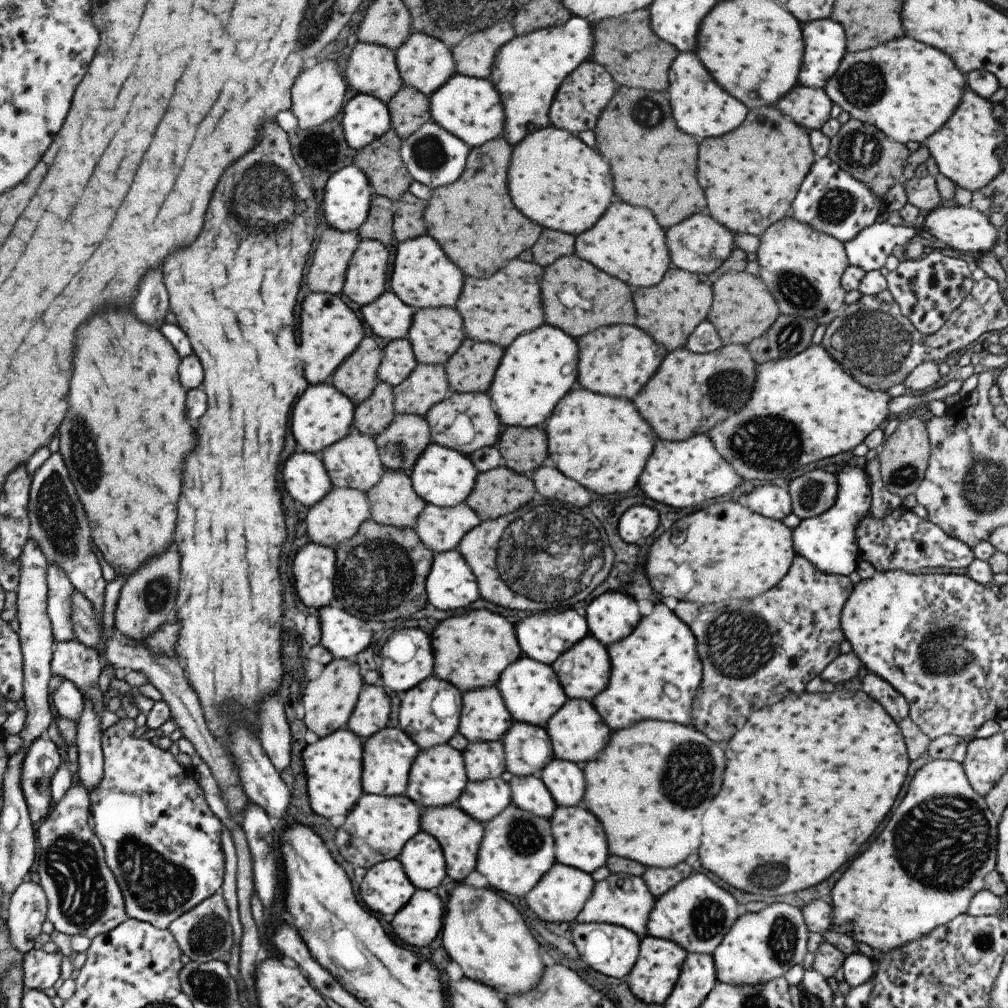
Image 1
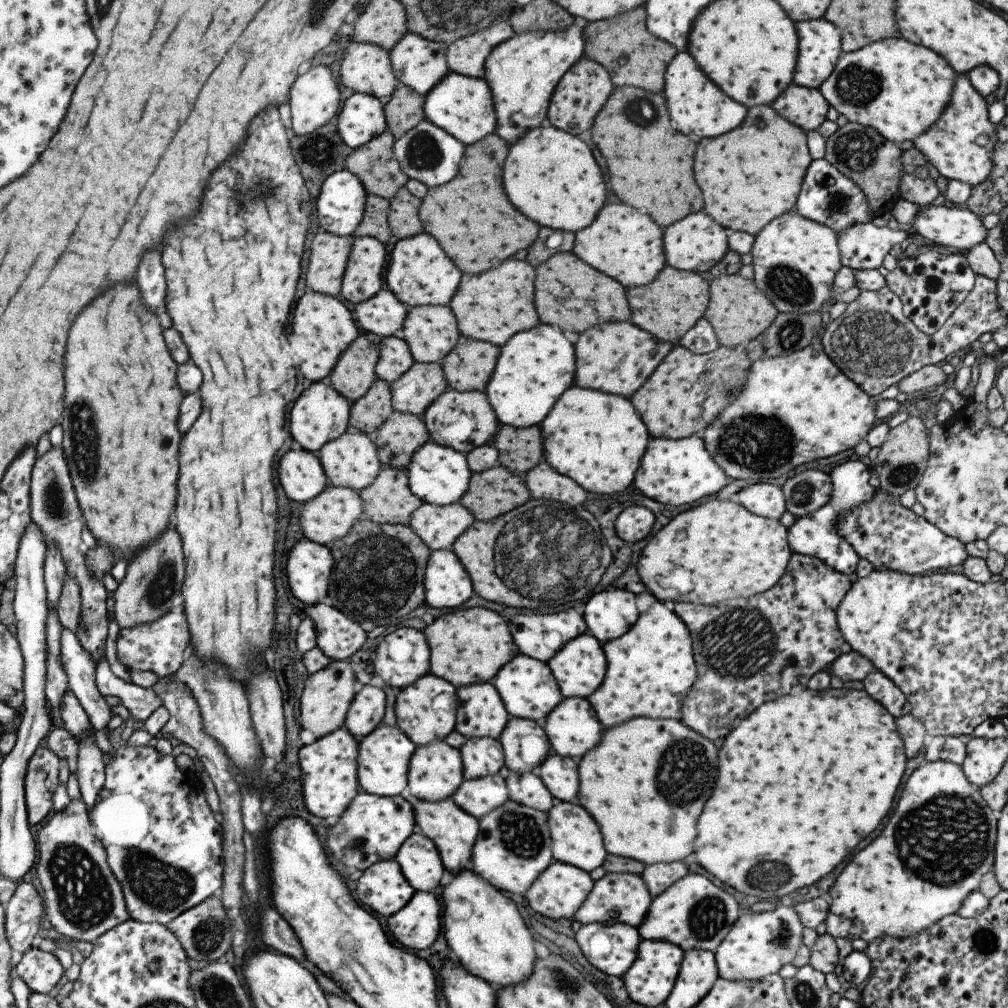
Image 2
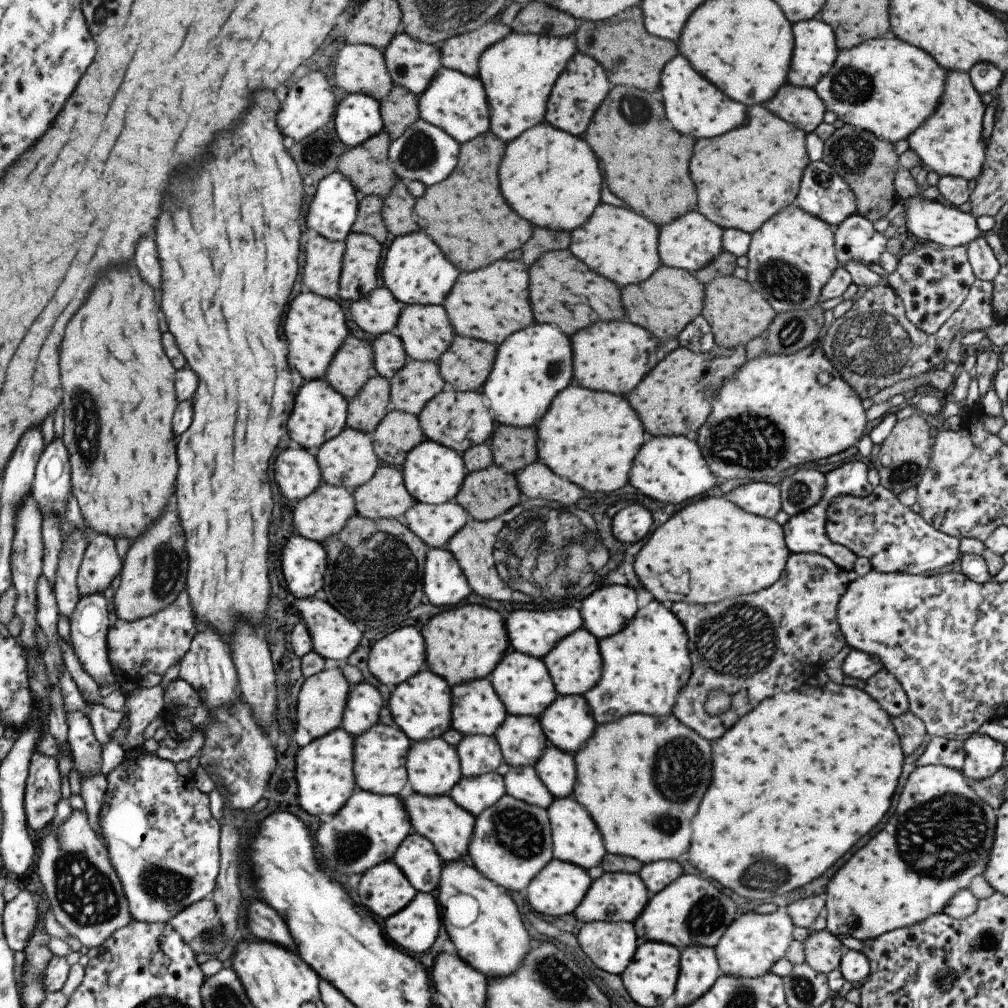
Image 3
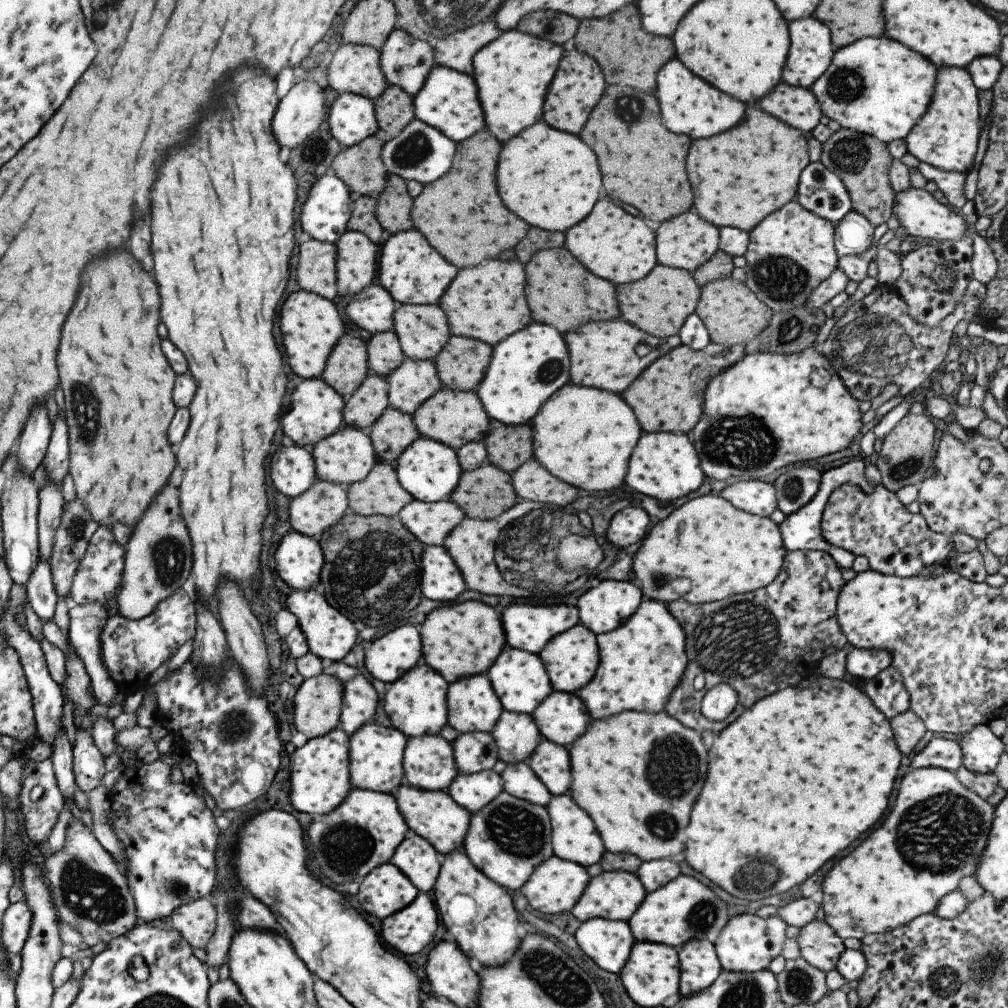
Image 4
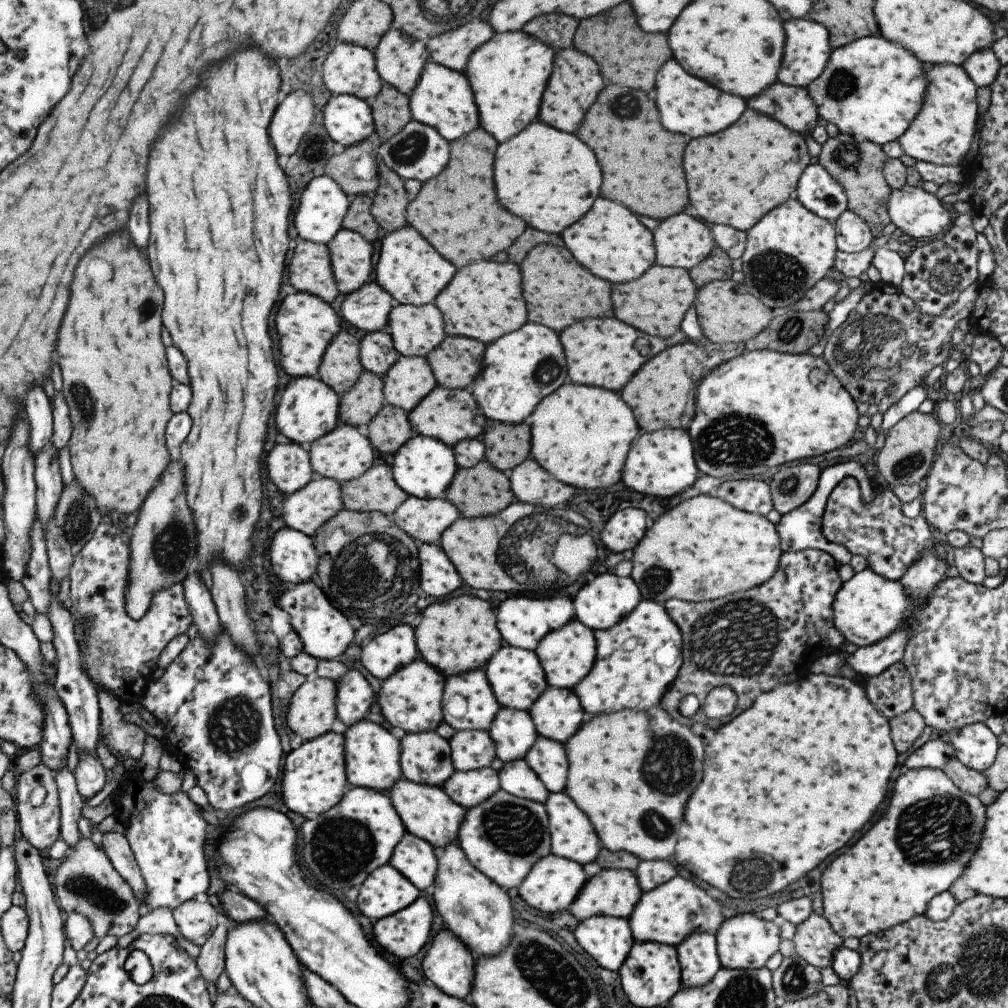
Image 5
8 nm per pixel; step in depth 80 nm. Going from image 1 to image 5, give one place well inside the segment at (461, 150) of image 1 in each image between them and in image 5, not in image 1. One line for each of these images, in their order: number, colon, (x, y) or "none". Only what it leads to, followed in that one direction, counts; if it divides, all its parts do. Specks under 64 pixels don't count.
2: (426, 153)
3: (423, 152)
4: (420, 153)
5: (418, 152)

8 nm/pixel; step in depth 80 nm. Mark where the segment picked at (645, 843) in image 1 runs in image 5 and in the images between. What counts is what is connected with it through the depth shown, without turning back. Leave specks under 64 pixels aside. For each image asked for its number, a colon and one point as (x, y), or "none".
2: (644, 783)
3: (640, 779)
4: (635, 775)
5: (630, 772)

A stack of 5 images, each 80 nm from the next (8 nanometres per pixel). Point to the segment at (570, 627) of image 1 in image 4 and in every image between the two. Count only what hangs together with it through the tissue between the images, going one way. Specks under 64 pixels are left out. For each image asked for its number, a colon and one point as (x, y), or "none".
2: (539, 636)
3: (532, 632)
4: (527, 628)

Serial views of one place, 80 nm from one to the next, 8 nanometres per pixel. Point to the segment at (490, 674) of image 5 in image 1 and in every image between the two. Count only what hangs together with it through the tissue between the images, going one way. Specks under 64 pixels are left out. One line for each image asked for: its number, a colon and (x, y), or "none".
1: (530, 691)
2: (527, 688)
3: (522, 682)
4: (518, 678)

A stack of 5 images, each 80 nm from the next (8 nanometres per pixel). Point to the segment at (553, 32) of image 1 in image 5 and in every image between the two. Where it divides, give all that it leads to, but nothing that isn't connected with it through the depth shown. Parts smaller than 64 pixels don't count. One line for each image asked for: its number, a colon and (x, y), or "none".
2: (521, 72)
3: (517, 72)
4: (512, 73)
5: (507, 75)

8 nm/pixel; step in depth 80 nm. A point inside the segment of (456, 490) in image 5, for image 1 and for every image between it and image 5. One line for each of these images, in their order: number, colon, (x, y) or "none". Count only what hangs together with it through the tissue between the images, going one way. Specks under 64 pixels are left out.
1: (496, 492)
2: (495, 491)
3: (488, 493)
4: (484, 493)

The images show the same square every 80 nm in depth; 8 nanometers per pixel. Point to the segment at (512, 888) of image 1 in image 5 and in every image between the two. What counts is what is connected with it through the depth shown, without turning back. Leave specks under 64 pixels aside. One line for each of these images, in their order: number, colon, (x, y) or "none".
2: (513, 846)
3: (510, 842)
4: (508, 838)
5: (503, 837)

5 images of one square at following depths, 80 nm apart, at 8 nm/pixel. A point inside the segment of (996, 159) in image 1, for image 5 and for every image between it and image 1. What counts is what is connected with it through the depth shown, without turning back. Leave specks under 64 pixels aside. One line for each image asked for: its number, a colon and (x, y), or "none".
2: (959, 144)
3: (948, 142)
4: (945, 137)
5: (940, 134)

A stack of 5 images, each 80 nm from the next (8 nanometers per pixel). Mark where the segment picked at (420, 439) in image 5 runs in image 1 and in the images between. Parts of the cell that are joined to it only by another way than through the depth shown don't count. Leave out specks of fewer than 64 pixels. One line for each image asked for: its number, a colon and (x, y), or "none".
1: (443, 477)
2: (438, 475)
3: (431, 473)
4: (427, 470)

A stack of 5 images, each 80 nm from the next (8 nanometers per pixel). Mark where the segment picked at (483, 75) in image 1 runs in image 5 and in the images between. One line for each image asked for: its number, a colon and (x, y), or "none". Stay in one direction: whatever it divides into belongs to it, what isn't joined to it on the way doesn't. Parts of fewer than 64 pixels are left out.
2: (466, 56)
3: (460, 53)
4: (455, 51)
5: (450, 49)

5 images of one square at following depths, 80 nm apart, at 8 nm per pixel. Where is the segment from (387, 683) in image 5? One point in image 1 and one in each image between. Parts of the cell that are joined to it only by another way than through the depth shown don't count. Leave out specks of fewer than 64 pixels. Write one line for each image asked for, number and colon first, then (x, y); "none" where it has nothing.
1: (428, 713)
2: (424, 710)
3: (420, 706)
4: (415, 704)

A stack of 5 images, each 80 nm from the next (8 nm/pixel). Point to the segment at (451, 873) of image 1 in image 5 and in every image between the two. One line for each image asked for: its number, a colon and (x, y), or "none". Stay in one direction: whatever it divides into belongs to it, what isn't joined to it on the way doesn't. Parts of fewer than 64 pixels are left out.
2: (452, 831)
3: (448, 827)
4: (434, 816)
5: (425, 811)

